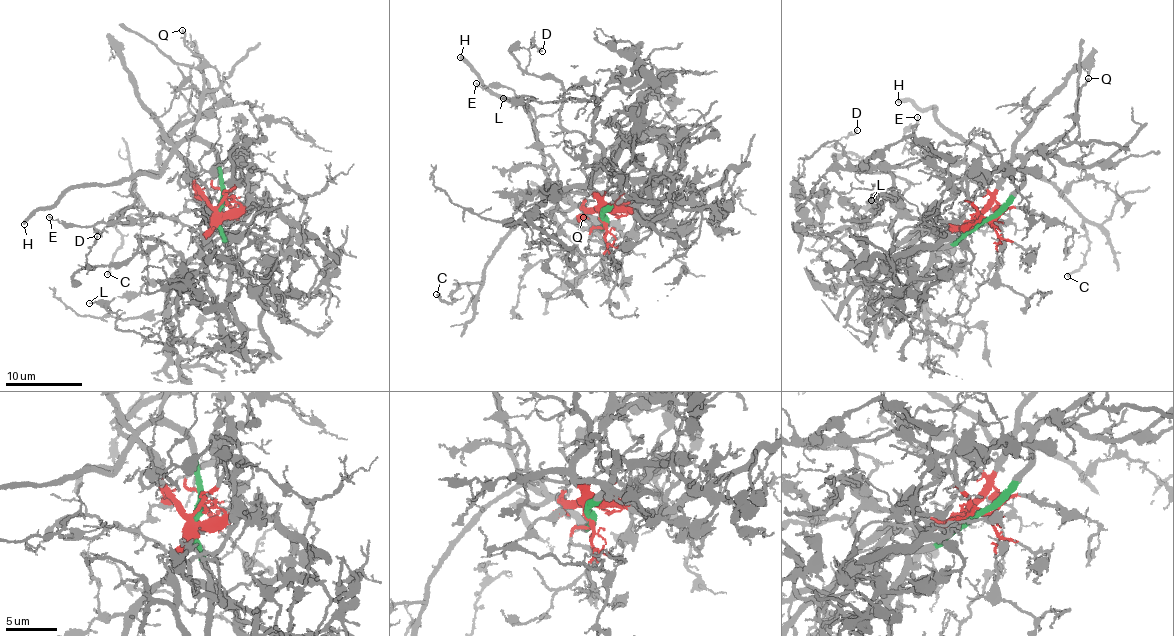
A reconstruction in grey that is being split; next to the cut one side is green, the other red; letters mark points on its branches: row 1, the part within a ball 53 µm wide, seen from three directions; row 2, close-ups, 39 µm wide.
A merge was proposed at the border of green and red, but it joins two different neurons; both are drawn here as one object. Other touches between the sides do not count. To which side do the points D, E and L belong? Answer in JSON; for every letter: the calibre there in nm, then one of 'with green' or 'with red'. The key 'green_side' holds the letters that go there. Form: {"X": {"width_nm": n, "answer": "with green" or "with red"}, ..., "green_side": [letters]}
{"D": {"width_nm": 120, "answer": "with red"}, "E": {"width_nm": 140, "answer": "with red"}, "L": {"width_nm": 120, "answer": "with red"}, "green_side": []}

